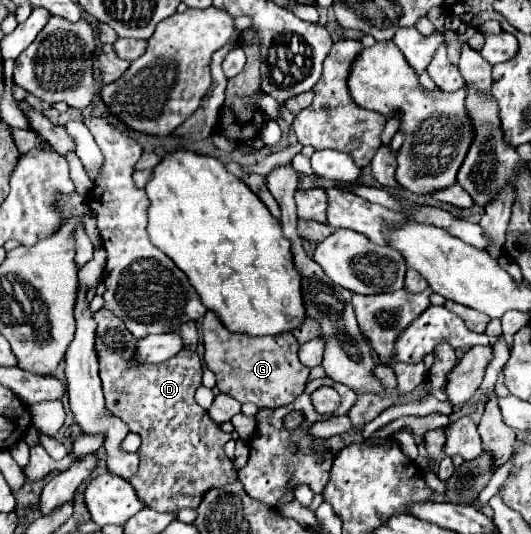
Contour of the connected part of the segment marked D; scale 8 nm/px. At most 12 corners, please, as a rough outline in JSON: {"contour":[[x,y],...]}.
{"contour":[[95,313],[107,409],[141,437],[129,479],[157,511],[237,479],[231,433],[193,399],[181,349],[127,363],[135,337]]}

